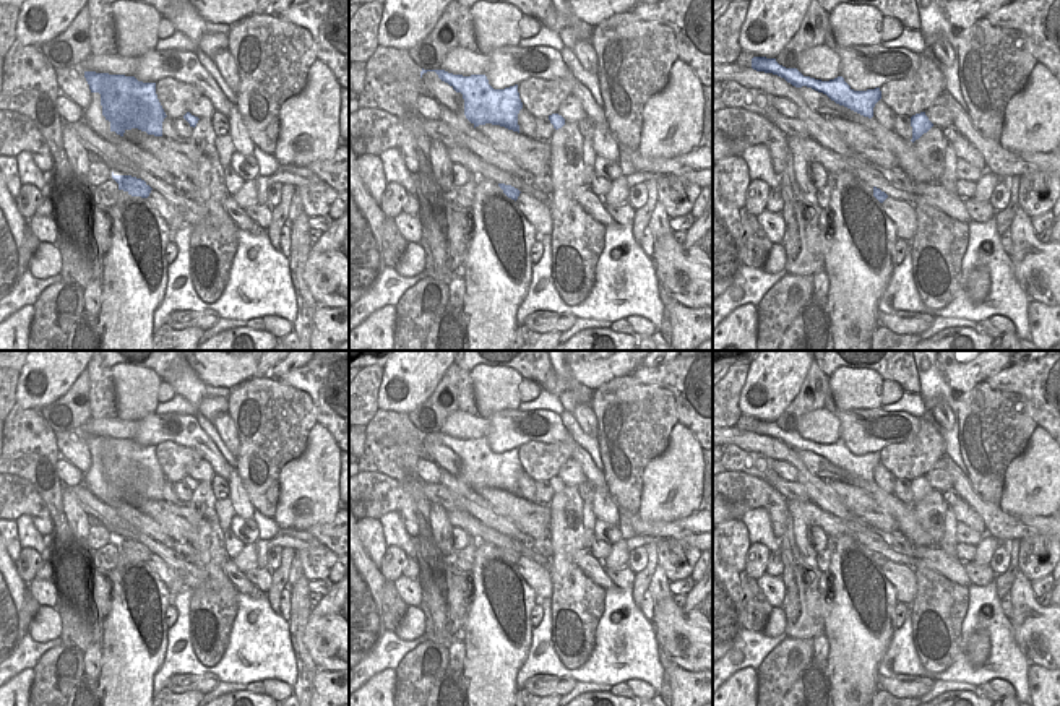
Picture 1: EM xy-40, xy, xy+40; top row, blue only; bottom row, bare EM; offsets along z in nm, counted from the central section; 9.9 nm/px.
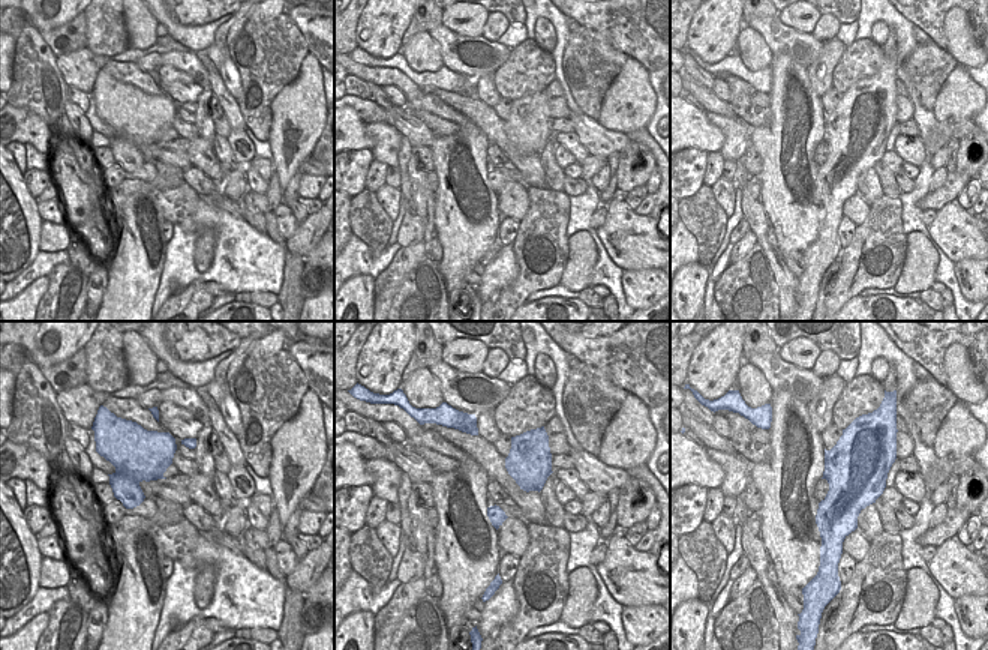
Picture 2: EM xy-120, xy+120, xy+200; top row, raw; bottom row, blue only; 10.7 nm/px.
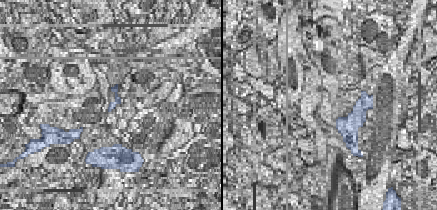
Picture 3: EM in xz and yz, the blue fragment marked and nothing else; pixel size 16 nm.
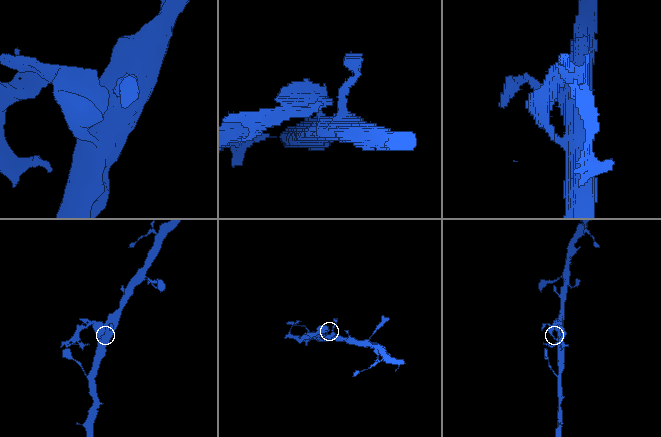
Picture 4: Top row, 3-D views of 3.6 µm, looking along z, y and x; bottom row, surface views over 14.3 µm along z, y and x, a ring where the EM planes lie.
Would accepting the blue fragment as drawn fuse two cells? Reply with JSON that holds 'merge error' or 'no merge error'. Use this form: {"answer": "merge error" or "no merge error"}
{"answer": "merge error"}

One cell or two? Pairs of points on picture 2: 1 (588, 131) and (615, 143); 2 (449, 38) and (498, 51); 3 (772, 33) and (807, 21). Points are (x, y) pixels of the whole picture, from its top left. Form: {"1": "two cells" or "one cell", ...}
{"1": "one cell", "2": "one cell", "3": "two cells"}

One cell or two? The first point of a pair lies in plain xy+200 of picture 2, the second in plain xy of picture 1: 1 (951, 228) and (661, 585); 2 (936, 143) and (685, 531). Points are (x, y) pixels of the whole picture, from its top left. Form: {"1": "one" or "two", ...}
{"1": "one", "2": "one"}

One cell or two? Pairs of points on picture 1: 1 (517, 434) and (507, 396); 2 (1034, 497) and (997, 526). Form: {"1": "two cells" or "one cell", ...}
{"1": "two cells", "2": "two cells"}

